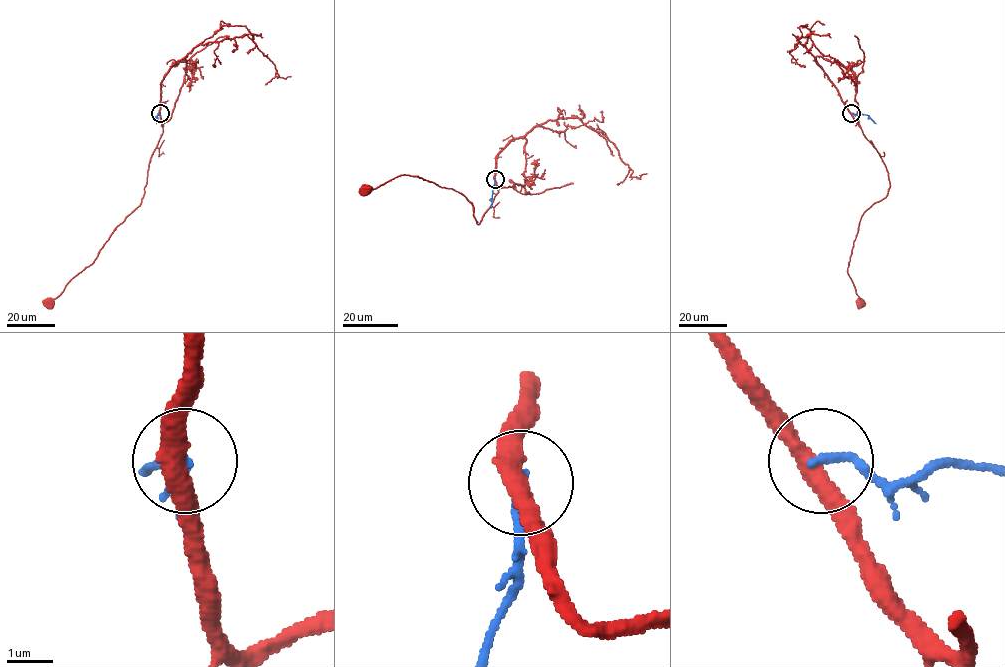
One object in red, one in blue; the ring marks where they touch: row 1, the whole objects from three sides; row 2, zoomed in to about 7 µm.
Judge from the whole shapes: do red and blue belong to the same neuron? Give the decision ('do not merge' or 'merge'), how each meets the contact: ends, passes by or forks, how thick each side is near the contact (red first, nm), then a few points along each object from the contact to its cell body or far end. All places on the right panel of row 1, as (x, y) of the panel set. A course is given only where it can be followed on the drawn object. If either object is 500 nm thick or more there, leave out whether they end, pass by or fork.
do not merge | red passes by | blue ends | 400/190 nm | red via (850, 113), (882, 159), (890, 186), (886, 196), (863, 214), (847, 267), (861, 303) | blue via (851, 113), (867, 114), (876, 123)

